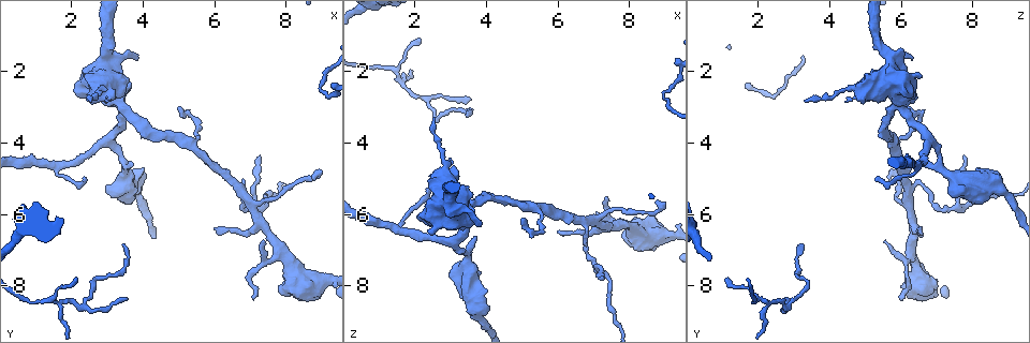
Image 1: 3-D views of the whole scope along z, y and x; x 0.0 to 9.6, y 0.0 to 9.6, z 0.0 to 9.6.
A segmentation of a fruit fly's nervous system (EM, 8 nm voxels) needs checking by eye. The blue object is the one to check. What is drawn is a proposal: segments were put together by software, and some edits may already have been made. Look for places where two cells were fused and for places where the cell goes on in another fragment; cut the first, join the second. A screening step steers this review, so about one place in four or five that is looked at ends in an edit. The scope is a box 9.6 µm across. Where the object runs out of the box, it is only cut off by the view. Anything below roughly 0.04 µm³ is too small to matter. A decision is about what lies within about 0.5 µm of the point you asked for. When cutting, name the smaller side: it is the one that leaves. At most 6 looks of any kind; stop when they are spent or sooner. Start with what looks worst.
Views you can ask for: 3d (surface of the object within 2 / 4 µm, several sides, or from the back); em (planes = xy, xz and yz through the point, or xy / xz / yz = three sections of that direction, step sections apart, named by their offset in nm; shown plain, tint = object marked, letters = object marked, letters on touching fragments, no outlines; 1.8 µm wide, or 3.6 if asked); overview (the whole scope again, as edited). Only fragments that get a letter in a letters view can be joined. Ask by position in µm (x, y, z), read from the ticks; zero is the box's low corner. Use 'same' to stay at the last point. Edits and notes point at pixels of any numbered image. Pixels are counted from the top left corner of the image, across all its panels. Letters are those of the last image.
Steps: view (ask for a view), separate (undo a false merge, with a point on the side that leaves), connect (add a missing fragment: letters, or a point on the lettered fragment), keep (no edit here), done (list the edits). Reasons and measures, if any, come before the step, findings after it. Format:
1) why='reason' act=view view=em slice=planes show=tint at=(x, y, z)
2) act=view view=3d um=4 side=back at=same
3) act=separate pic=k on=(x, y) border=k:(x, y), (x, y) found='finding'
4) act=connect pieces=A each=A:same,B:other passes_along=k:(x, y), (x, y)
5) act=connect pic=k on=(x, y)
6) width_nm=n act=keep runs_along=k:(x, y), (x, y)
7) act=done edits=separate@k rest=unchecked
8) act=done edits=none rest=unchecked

why='thin end' act=view view=3d um=4 at=(8.80, 5.00, 5.65)

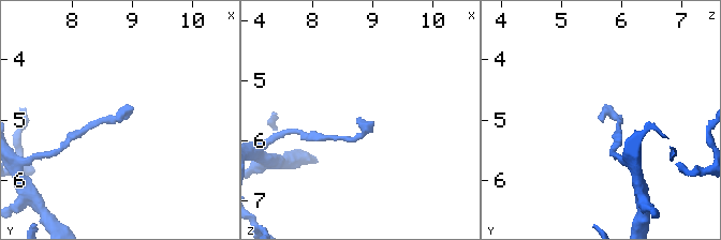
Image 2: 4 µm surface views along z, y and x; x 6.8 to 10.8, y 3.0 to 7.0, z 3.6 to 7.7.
why='need the tissue' act=view view=em slice=xz step=8 show=letters at=(8.75, 4.95, 5.60)

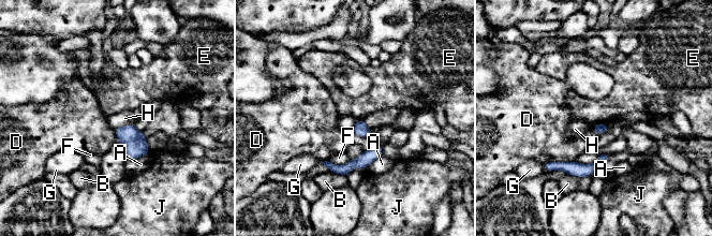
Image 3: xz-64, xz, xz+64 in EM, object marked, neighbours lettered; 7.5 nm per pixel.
act=view view=em slice=xy step=4 show=letters at=same

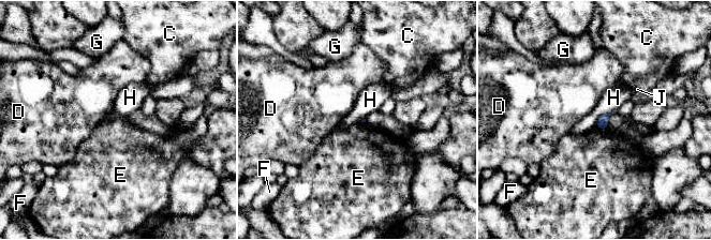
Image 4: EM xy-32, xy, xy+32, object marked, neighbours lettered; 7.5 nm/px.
longest_contact=H:190nm act=keep each=C:other,D:other,E:other,F:other,G:other,H:other,J:other border=4:(613, 111), (603, 114), (594, 126) found='no lettered fragment goes on from it'

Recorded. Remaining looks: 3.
why='thick end' act=view view=3d um=4 at=(2.50, 2.80, 4.95)

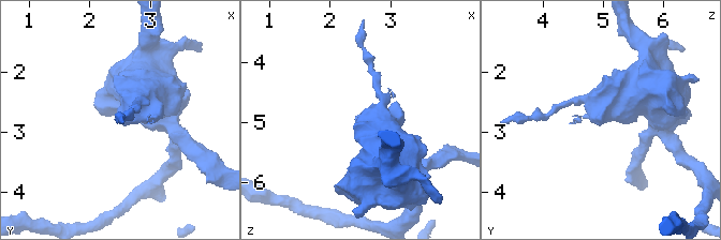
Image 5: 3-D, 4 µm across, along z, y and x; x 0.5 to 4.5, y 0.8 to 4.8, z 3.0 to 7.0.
act=view view=em slice=planes show=letters at=(2.40, 2.85, 5.00)

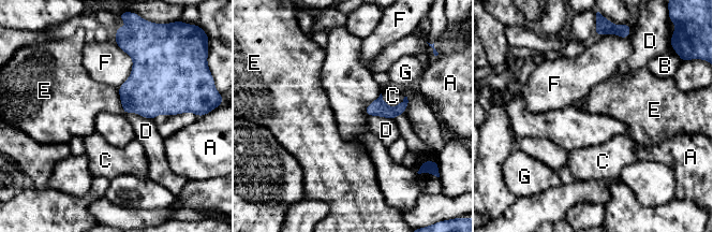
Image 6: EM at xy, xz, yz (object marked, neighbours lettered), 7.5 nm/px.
longest_contact=F:340nm act=keep each=A:other,B:other,C:other,D:other,E:other,F:other,G:other border=6:(117, 89), (123, 113) found='no lettered fragment goes on from it'

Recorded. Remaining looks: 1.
act=done edits=none rest=unchecked

